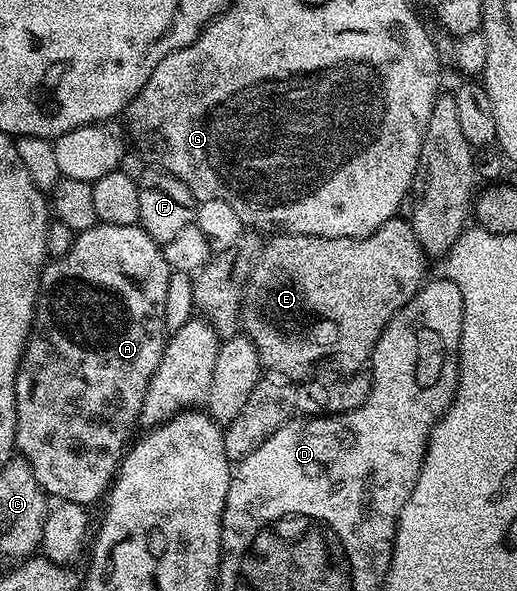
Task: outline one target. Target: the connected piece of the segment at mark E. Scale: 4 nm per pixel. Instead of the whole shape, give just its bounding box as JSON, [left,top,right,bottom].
[239,217,426,381]

